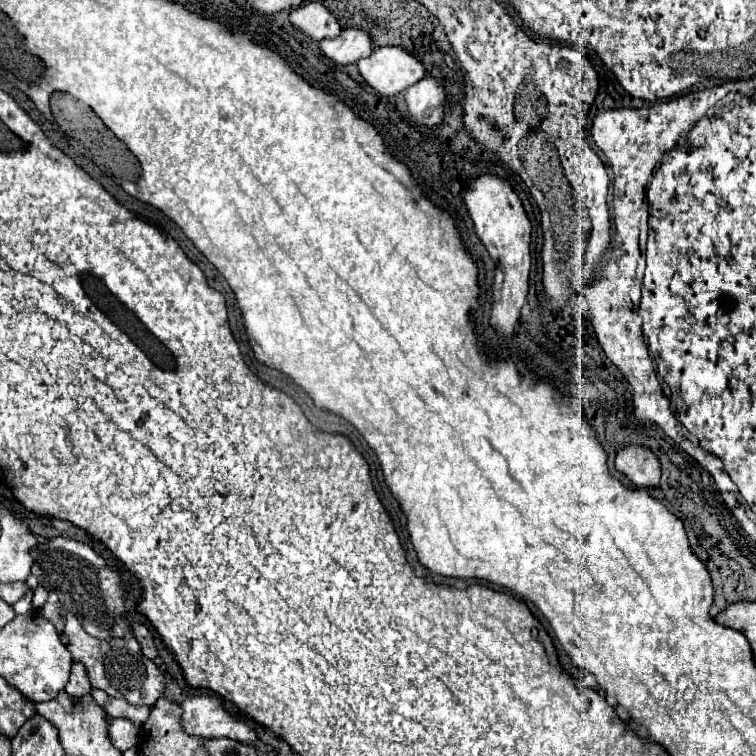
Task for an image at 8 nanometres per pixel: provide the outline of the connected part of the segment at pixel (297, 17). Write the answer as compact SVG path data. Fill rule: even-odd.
M302 3L290 13L290 23L308 33L314 41L338 37L338 33L342 31L338 19L322 3Z

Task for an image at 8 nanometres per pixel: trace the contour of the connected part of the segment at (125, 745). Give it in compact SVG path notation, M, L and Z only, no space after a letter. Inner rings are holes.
M112 719L110 723L110 741L118 751L126 751L136 745L138 729L128 719Z

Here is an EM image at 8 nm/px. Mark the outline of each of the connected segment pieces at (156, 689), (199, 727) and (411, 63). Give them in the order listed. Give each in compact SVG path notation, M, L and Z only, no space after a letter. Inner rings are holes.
M66 613L66 627L64 627L64 637L70 641L68 651L72 653L74 661L80 661L88 669L88 677L92 683L92 689L102 689L110 697L120 697L126 699L132 705L154 705L158 697L162 697L166 679L162 671L142 653L138 641L132 639L110 639L110 641L100 641L88 635L80 621Z
M192 697L184 699L180 705L184 709L182 725L190 735L198 735L204 739L228 737L240 743L256 741L254 729L230 715L230 711L222 705L220 699Z
M402 47L374 49L370 57L358 61L358 69L366 83L384 97L402 93L426 75L422 61Z

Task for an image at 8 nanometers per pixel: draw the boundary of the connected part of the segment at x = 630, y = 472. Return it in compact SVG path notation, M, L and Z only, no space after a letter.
M628 445L616 455L616 469L636 487L656 487L660 481L660 463L656 455L642 445Z

